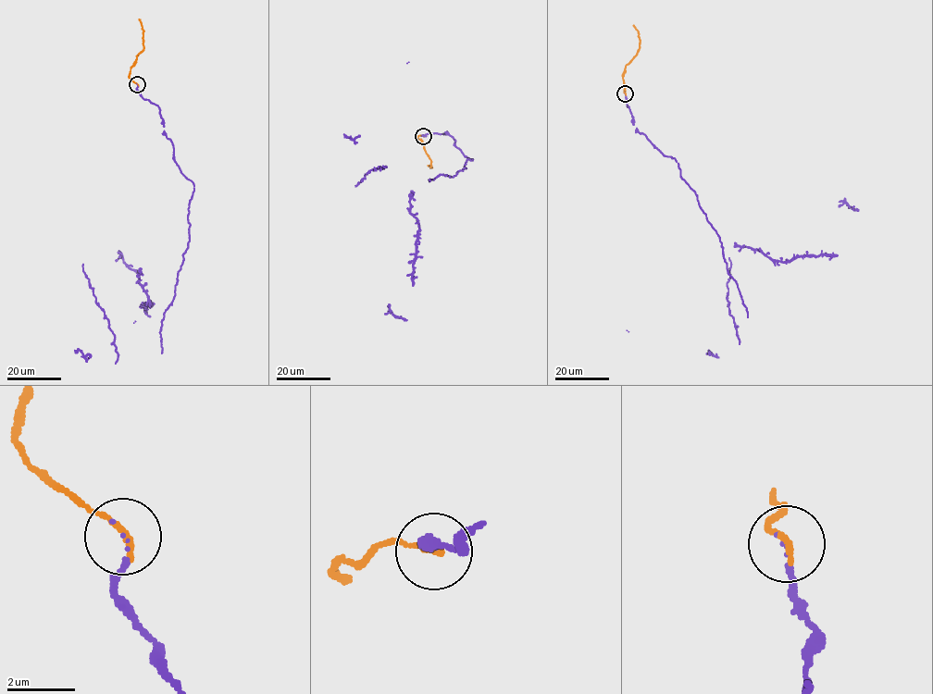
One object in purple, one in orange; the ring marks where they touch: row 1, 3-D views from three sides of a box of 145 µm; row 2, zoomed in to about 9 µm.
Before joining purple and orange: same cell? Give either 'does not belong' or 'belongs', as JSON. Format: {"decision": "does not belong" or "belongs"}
{"decision": "belongs"}

